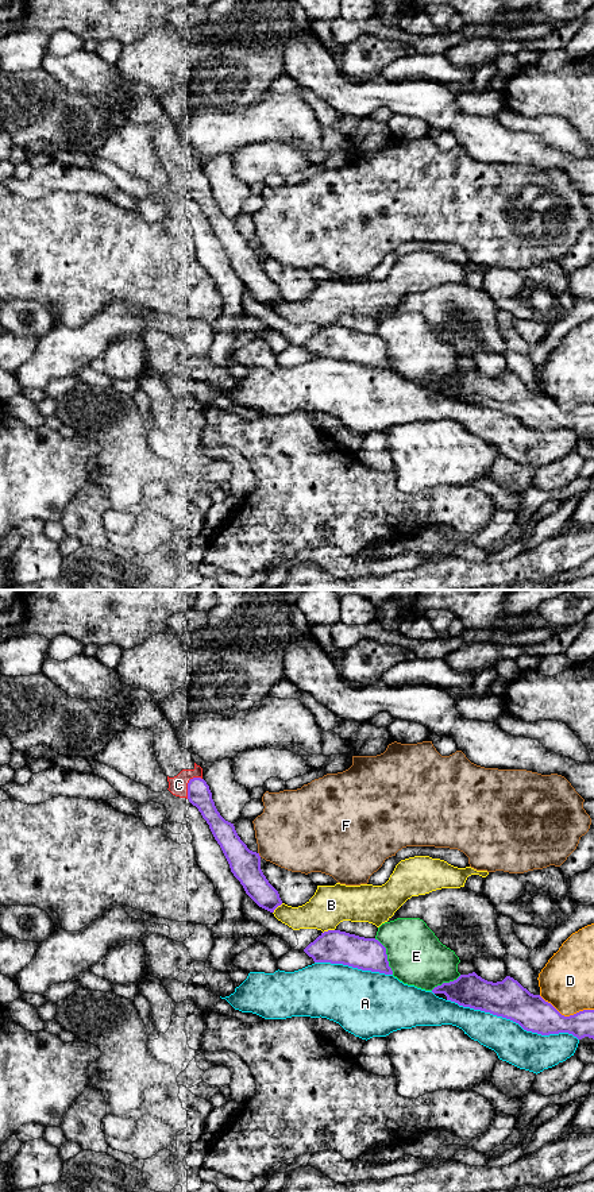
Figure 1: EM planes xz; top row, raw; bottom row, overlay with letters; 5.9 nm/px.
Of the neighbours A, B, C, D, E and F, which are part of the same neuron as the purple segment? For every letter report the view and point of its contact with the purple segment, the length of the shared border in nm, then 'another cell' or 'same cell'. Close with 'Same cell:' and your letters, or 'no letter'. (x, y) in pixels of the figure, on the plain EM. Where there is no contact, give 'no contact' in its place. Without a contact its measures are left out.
A: meets purple in xz at (513, 416); contact 800 nm long; another cell
B: meets purple in xz at (328, 326); contact 80 nm long; another cell
C: meets purple in xz at (188, 180); contact 160 nm long; same cell
D: meets purple in xz at (566, 412); contact 340 nm long; another cell
E: meets purple in xz at (386, 351); contact 240 nm long; another cell
F: meets purple in xz at (258, 250); contact 40 nm long; another cell
Same cell: C

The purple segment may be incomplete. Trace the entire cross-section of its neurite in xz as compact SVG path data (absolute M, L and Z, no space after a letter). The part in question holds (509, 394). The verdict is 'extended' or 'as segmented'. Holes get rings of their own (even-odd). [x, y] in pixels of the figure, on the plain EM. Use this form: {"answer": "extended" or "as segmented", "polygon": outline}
{"answer": "as segmented", "polygon": "M472 367L443 378L432 387L444 389L447 396L459 401L510 414L526 427L541 431L568 428L578 435L594 435L594 405L564 412L551 398L540 390L531 389L510 371L493 378Z"}

